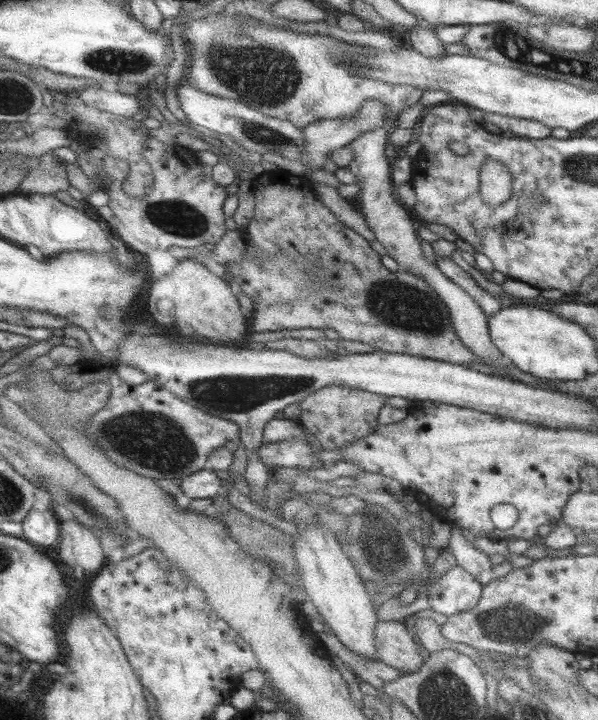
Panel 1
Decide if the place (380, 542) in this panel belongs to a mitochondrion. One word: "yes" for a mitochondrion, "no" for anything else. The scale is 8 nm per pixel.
yes

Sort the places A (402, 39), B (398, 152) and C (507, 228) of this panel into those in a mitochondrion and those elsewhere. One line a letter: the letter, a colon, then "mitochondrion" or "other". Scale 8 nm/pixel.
A: other
B: other
C: other

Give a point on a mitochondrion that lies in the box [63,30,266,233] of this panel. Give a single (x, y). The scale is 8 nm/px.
(107, 60)

